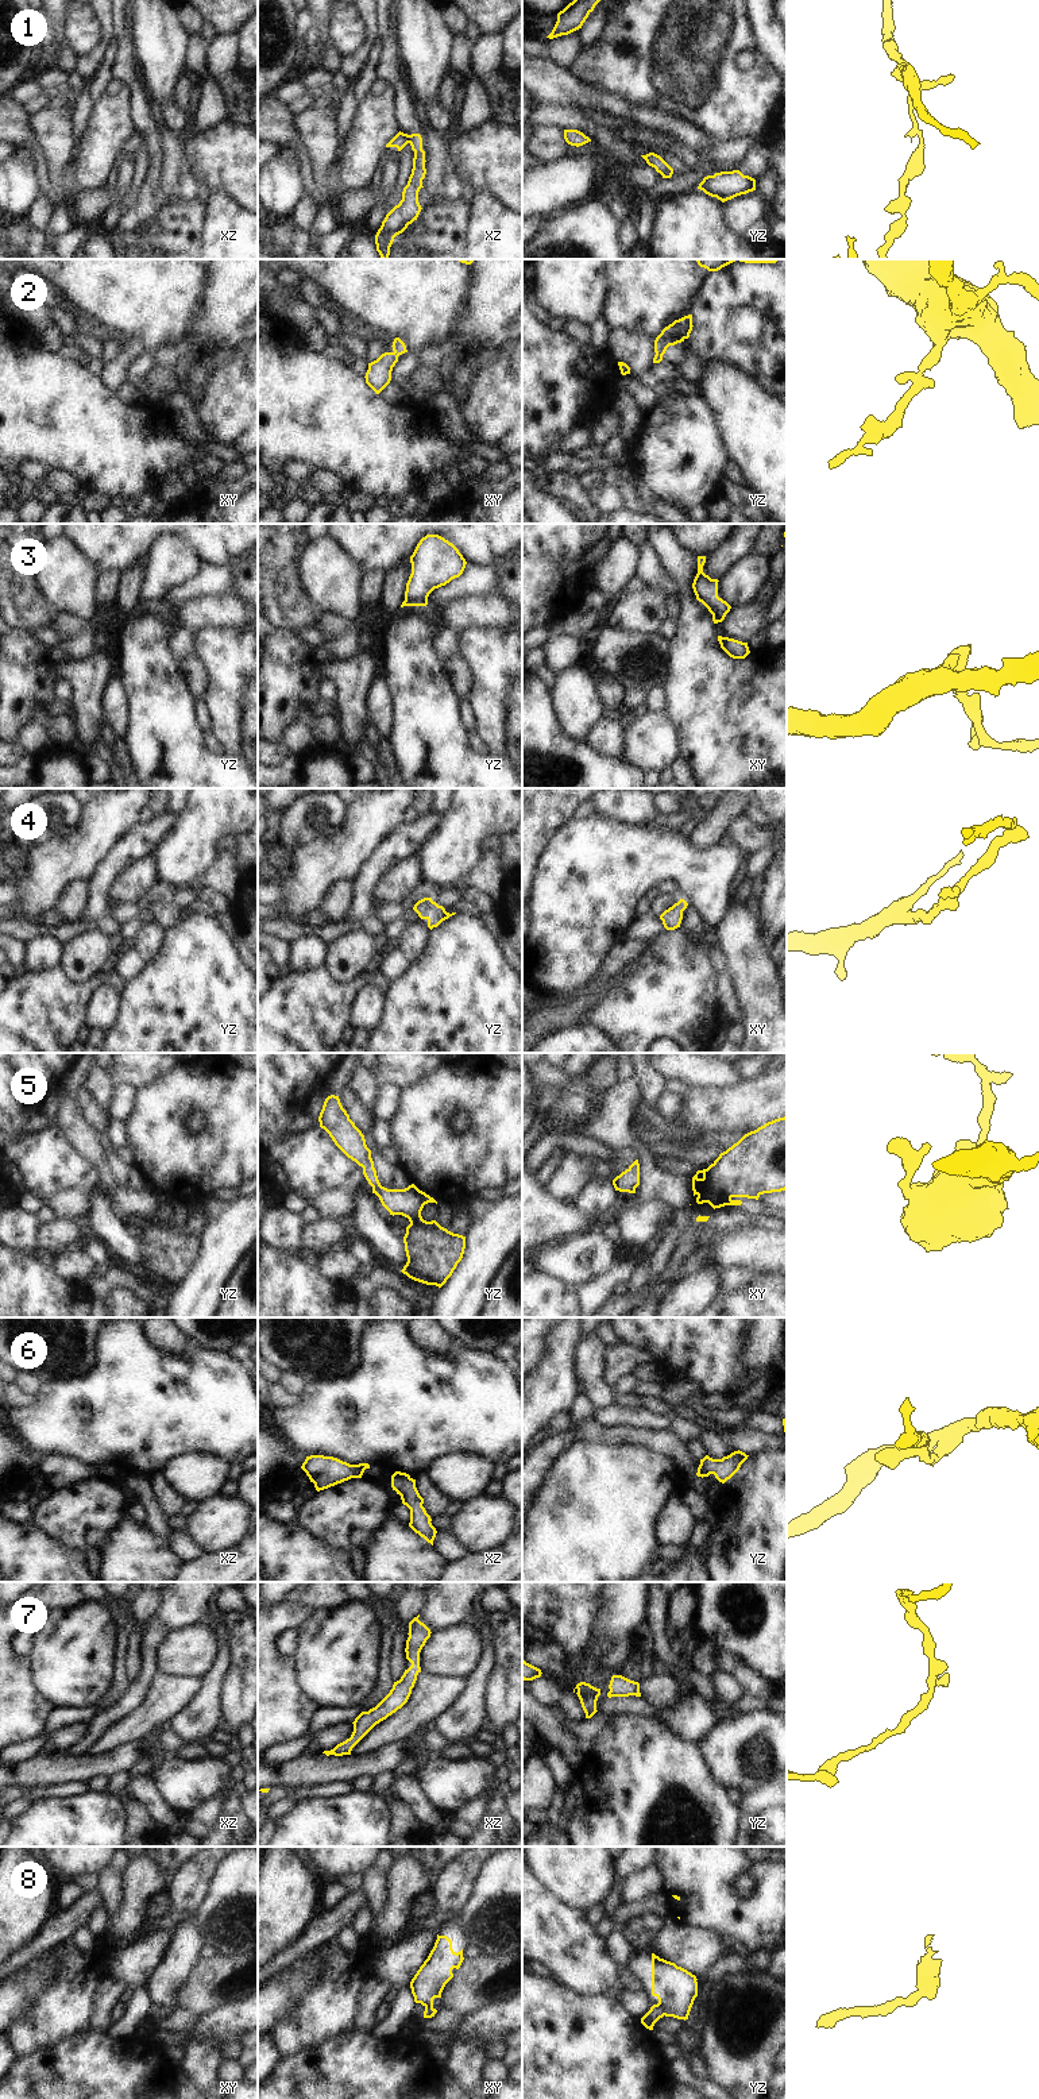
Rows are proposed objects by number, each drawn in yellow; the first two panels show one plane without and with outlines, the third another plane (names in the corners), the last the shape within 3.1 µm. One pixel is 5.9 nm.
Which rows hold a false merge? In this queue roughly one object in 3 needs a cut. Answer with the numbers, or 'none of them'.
1, 8

